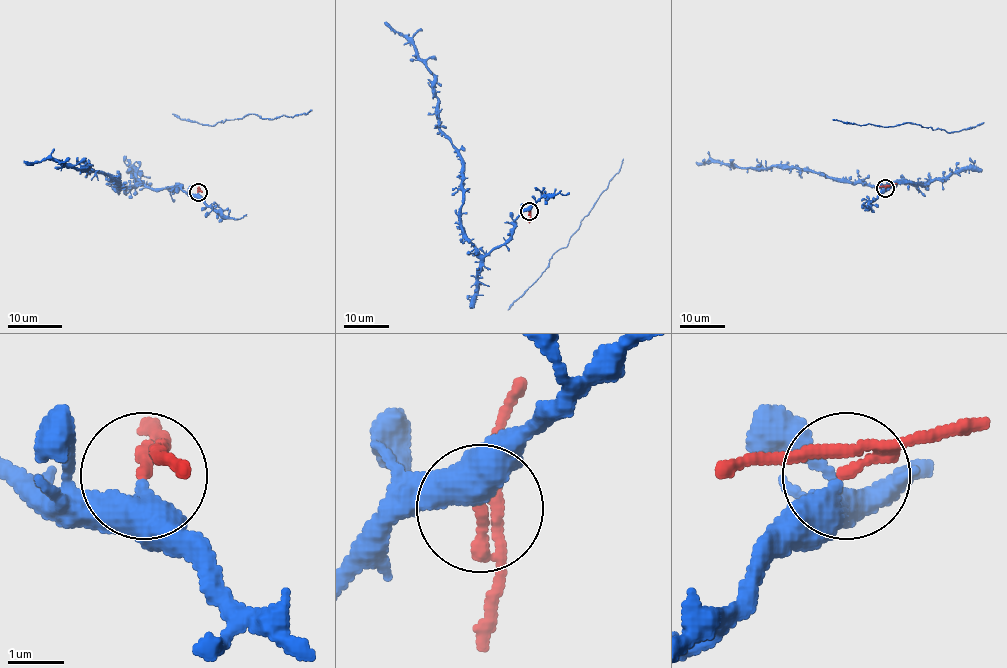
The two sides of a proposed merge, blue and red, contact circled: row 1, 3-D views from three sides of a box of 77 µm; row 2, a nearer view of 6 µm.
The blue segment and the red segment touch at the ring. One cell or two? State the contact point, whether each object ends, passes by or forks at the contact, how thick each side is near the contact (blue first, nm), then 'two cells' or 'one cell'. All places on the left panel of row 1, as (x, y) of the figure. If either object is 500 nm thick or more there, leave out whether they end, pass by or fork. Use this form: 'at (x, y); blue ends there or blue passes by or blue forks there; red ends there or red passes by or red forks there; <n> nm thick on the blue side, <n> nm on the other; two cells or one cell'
at (198, 192); blue passes by; red passes by; 400 nm thick on the blue side, 200 nm on the other; two cells

